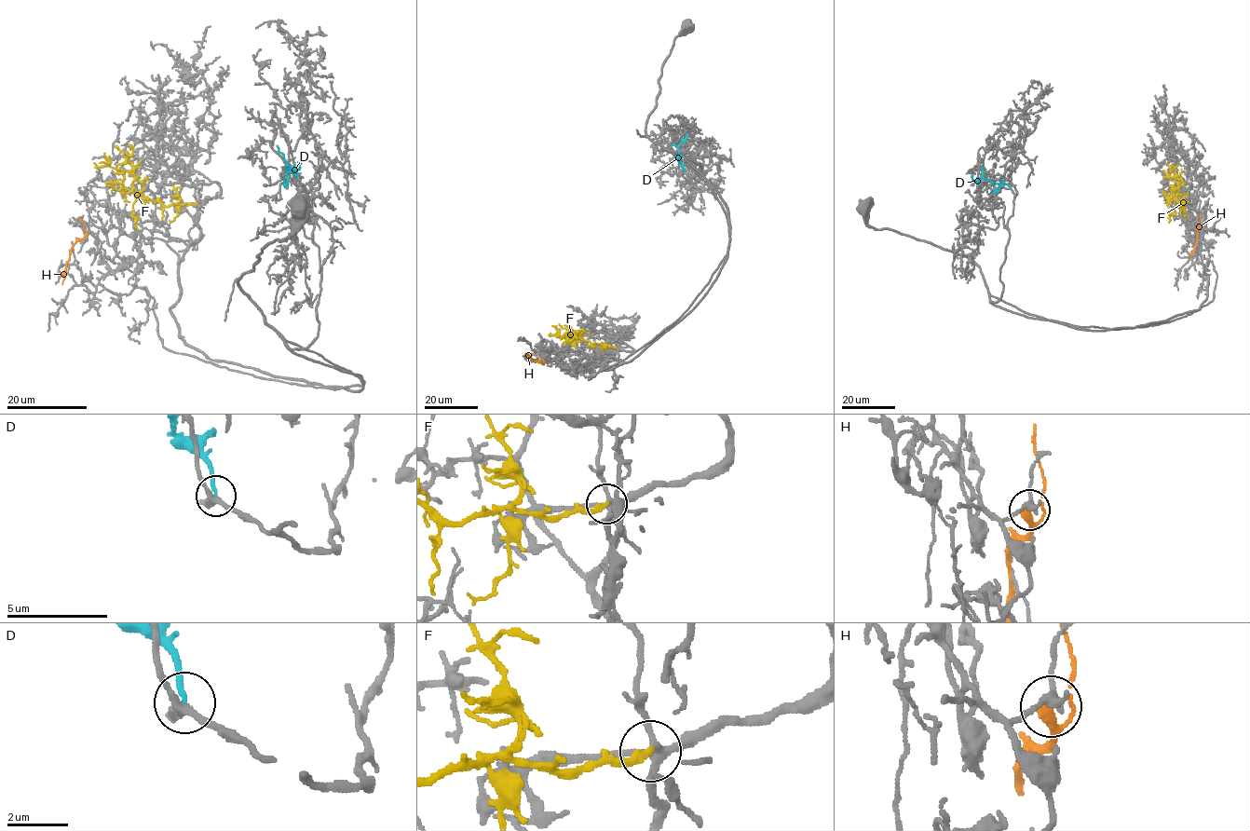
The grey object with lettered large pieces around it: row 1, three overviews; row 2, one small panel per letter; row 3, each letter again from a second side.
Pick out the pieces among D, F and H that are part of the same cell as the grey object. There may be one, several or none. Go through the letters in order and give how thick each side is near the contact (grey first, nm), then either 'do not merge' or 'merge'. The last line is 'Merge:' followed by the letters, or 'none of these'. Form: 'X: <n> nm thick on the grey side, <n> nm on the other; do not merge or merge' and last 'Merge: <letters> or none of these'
D: 240 nm thick on the grey side, 160 nm on the other; do not merge
F: 220 nm thick on the grey side, 240 nm on the other; merge
H: 170 nm thick on the grey side, 320 nm on the other; do not merge
Merge: F

